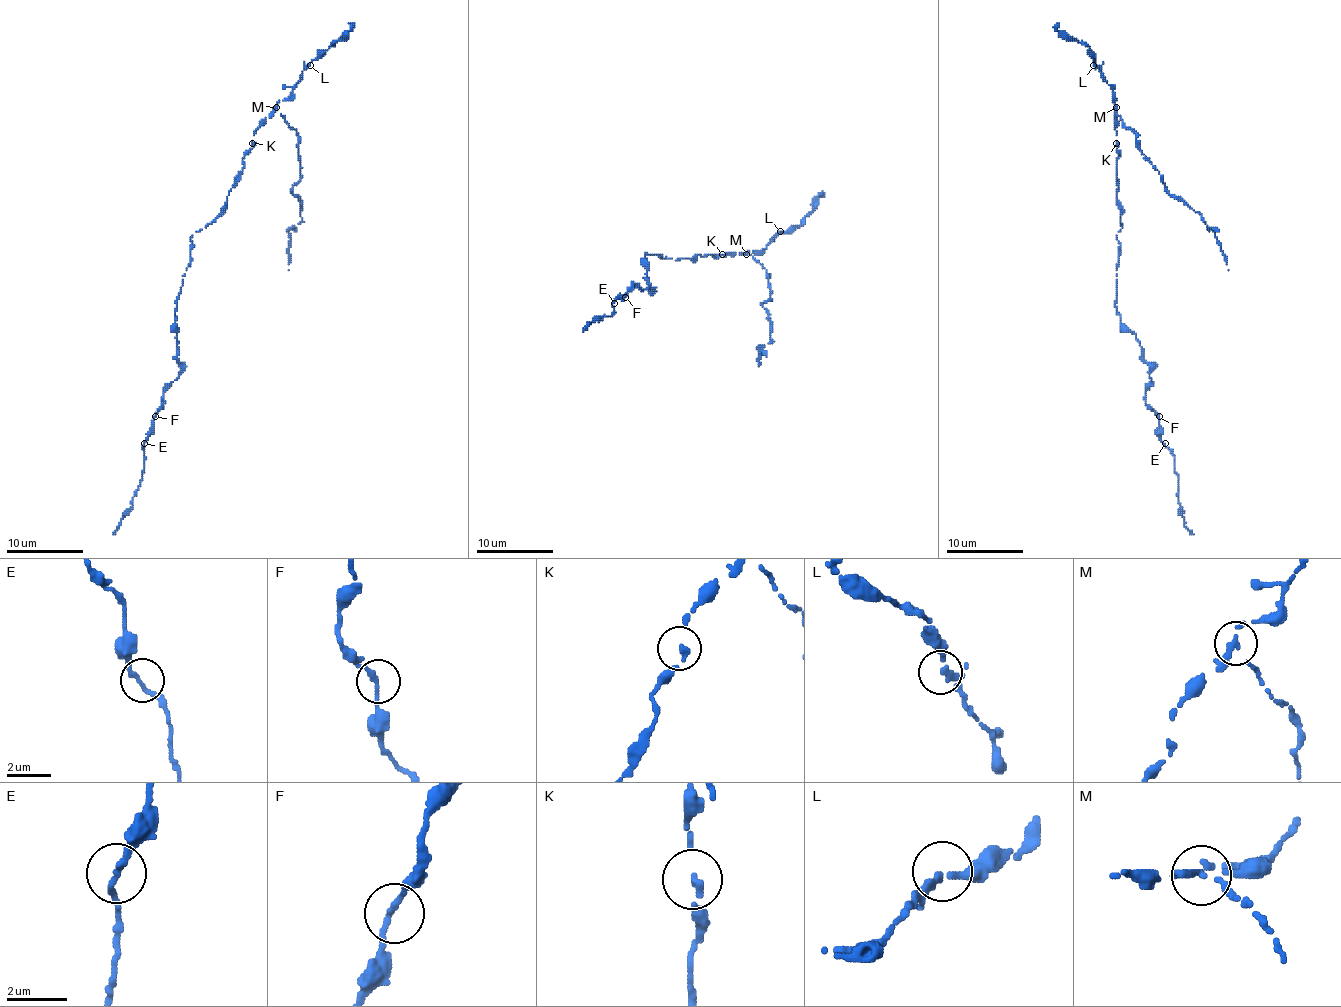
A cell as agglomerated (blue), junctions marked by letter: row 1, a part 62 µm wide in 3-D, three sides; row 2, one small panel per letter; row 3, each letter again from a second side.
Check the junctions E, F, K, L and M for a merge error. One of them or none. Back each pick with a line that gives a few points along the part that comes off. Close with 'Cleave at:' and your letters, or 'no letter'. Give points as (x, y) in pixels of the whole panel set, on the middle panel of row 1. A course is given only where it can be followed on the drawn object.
M: course (747, 254), (768, 274), (770, 287), (770, 299), (762, 305), (768, 312), (772, 339), (758, 351), (758, 366)
Cleave at: M

